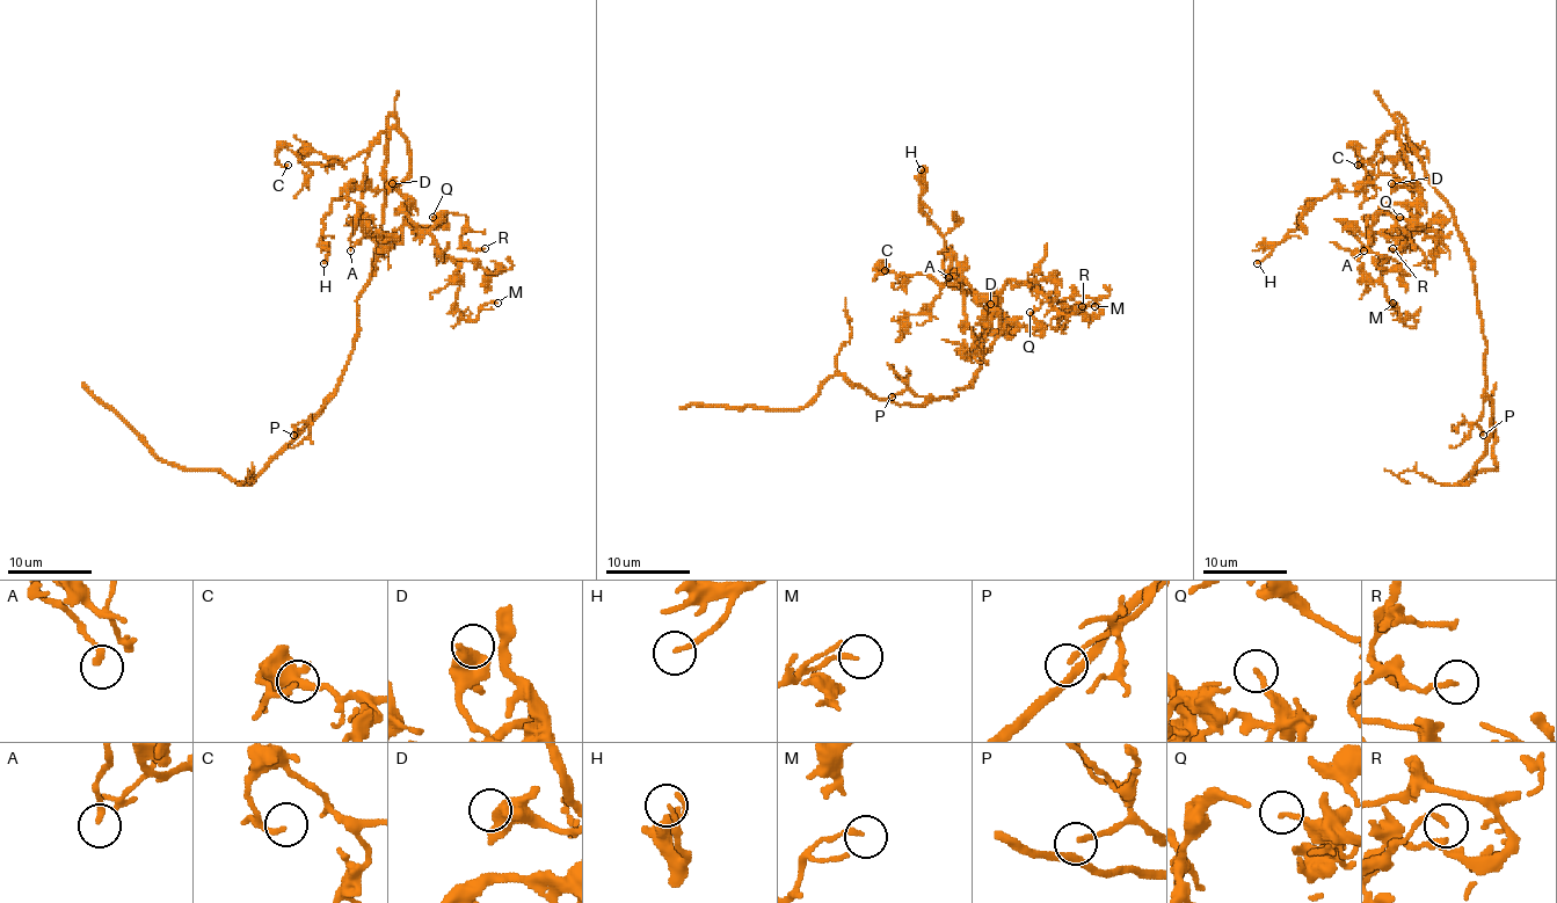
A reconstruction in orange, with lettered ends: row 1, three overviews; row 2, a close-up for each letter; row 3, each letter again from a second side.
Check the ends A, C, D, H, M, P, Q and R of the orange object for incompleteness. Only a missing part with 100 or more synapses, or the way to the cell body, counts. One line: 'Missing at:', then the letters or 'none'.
Missing at: none

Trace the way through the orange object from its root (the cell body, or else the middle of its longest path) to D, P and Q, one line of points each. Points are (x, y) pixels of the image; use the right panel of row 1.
D: (1469, 248), (1452, 206), (1431, 181), (1397, 114), (1397, 137), (1416, 188), (1391, 183)
P: (1469, 248), (1481, 330), (1488, 347), (1485, 401), (1483, 414), (1477, 420), (1483, 435)
Q: (1469, 248), (1397, 114), (1403, 158), (1420, 188), (1420, 201), (1410, 211), (1408, 225), (1413, 225), (1399, 217)

